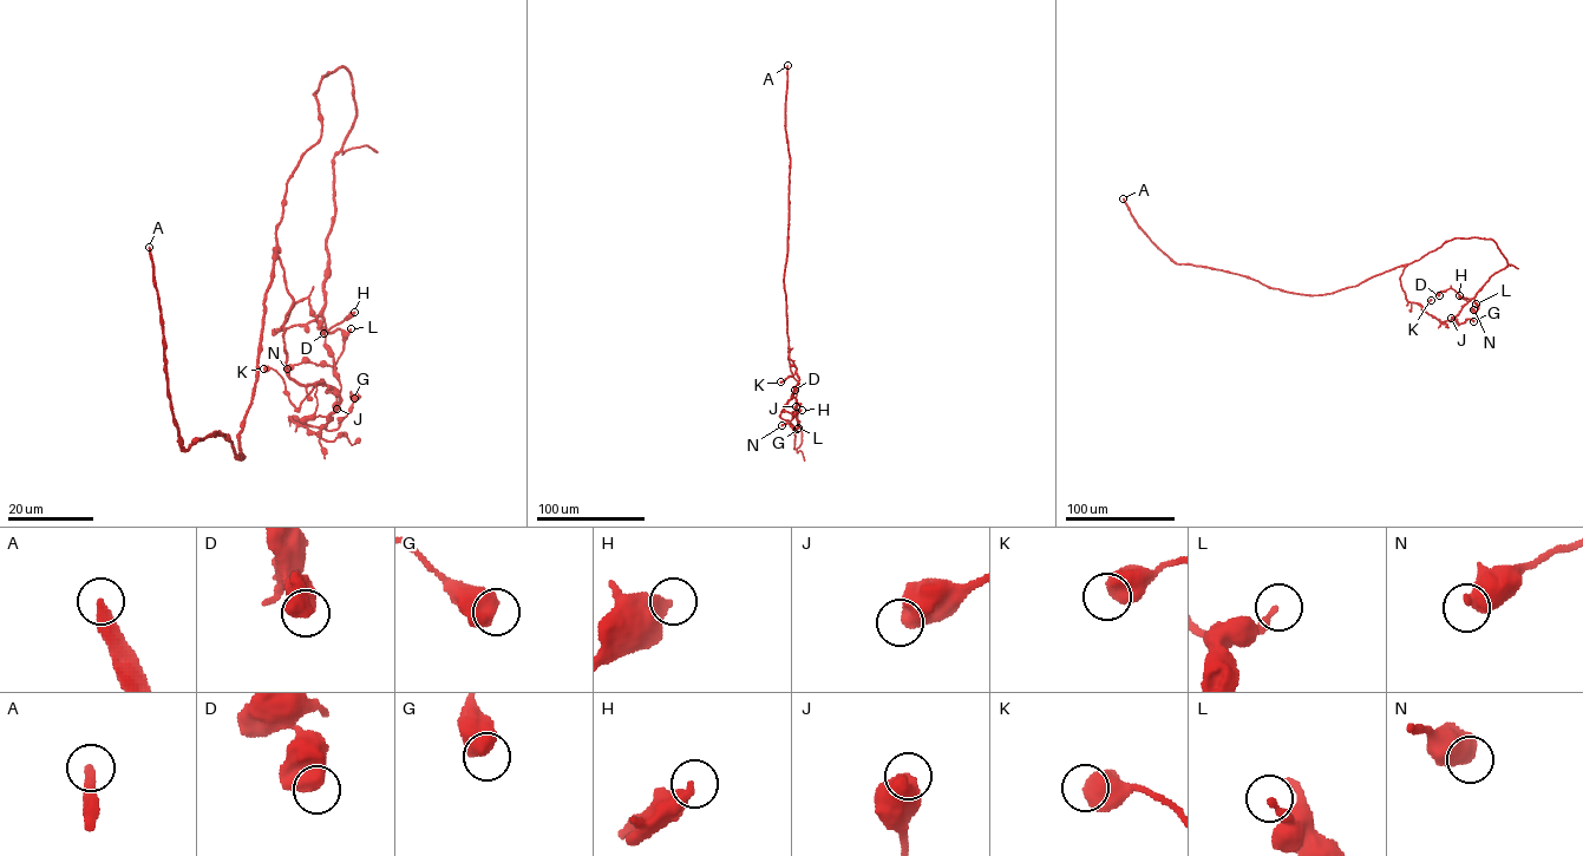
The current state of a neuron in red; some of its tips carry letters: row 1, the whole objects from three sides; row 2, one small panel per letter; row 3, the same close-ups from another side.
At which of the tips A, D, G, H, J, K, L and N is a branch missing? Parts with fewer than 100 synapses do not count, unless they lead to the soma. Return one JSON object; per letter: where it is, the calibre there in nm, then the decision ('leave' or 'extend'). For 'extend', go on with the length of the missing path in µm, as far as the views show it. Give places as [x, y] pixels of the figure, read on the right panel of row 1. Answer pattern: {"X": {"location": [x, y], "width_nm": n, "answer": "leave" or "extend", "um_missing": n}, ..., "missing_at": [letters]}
{"A": {"location": [1123, 198], "width_nm": 320, "answer": "extend", "um_missing": 300}, "D": {"location": [1439, 295], "width_nm": 650, "answer": "leave"}, "G": {"location": [1473, 321], "width_nm": 750, "answer": "leave"}, "H": {"location": [1459, 295], "width_nm": 400, "answer": "leave"}, "J": {"location": [1451, 318], "width_nm": 700, "answer": "leave"}, "K": {"location": [1431, 300], "width_nm": 650, "answer": "leave"}, "L": {"location": [1476, 304], "width_nm": 220, "answer": "leave"}, "N": {"location": [1473, 309], "width_nm": 550, "answer": "leave"}, "missing_at": ["A"]}

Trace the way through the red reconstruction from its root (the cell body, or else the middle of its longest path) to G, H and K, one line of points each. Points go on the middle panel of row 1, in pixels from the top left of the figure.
G: (786, 315), (789, 352), (792, 348), (789, 357), (799, 377), (783, 409), (795, 416), (797, 429)
H: (786, 315), (789, 359), (798, 383), (796, 402), (802, 439), (795, 449), (790, 420), (802, 410)
K: (786, 315), (789, 352), (792, 348), (789, 357), (796, 370), (780, 381)

